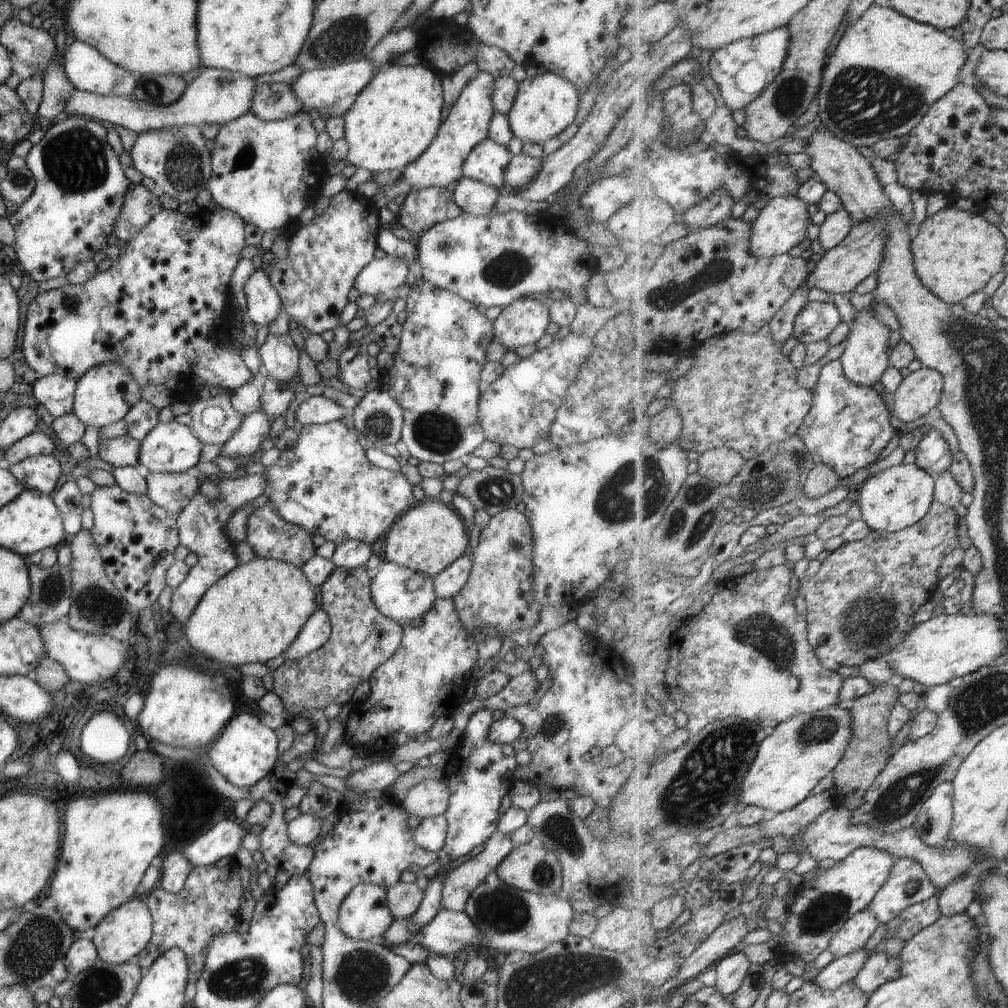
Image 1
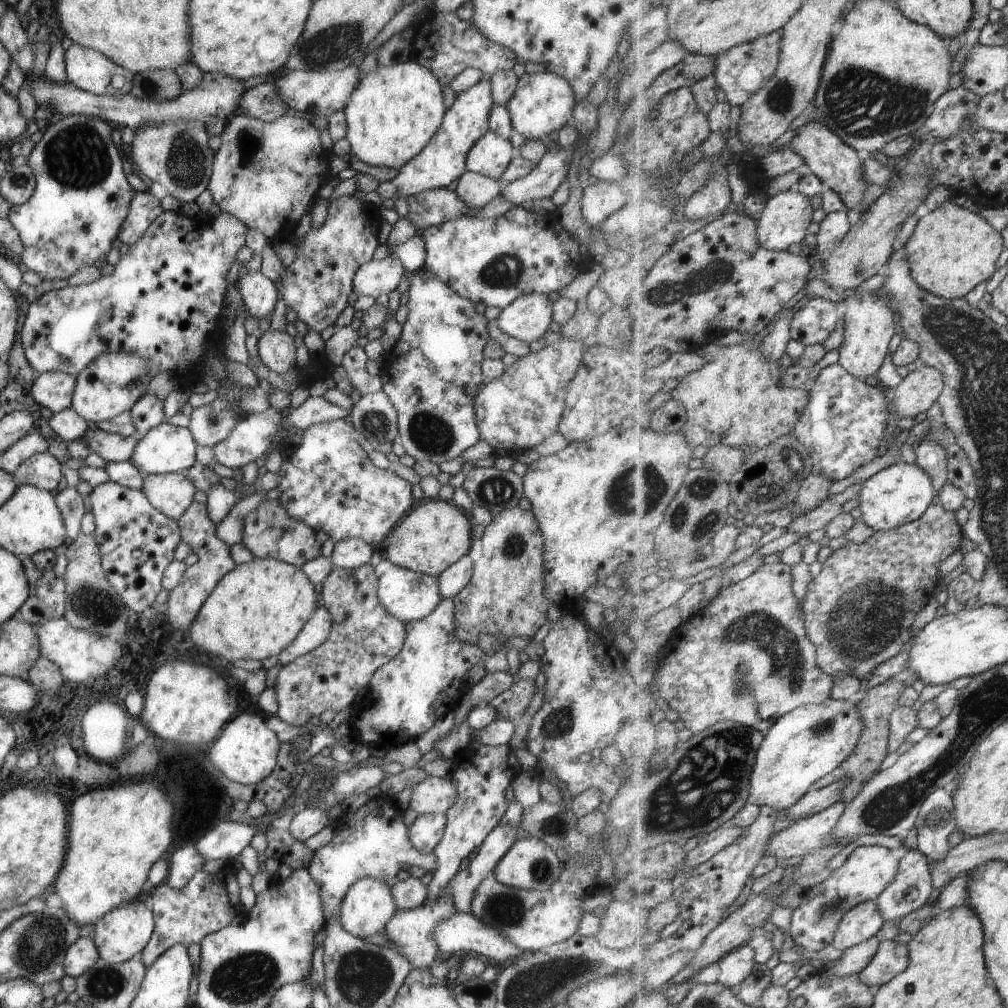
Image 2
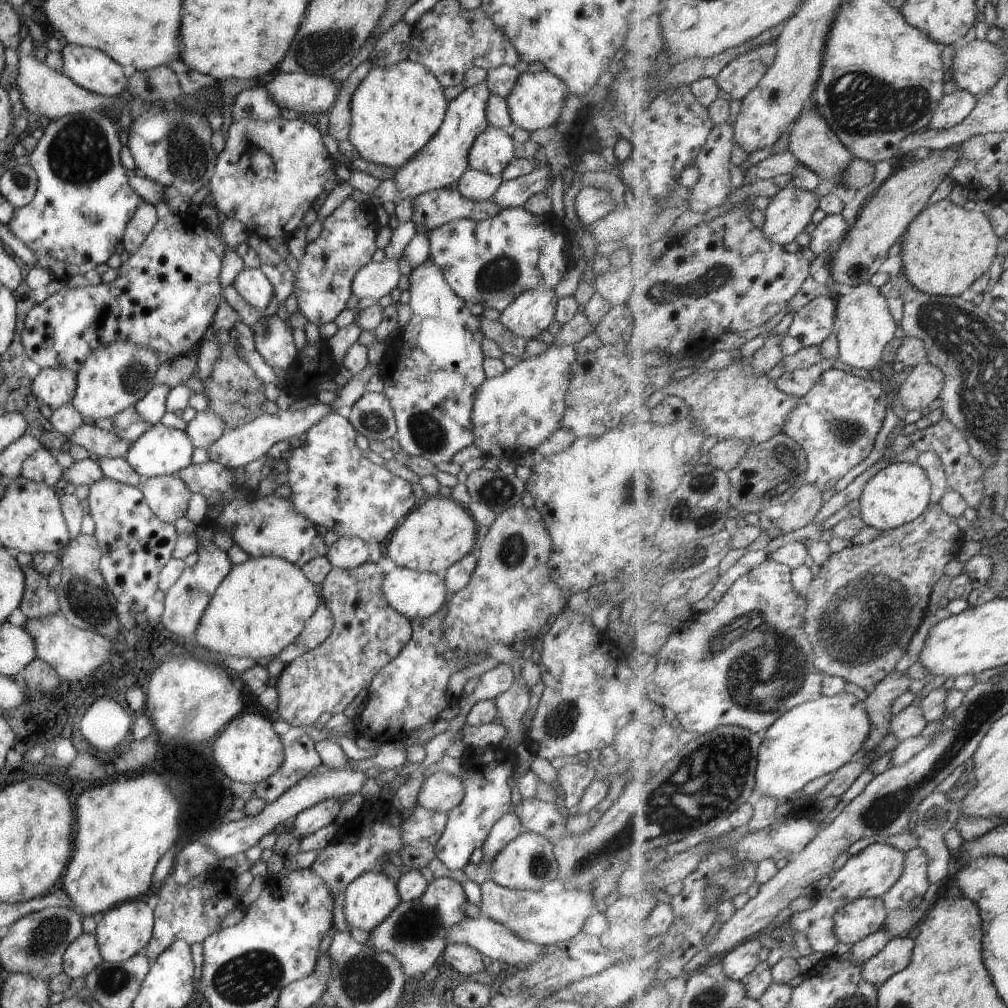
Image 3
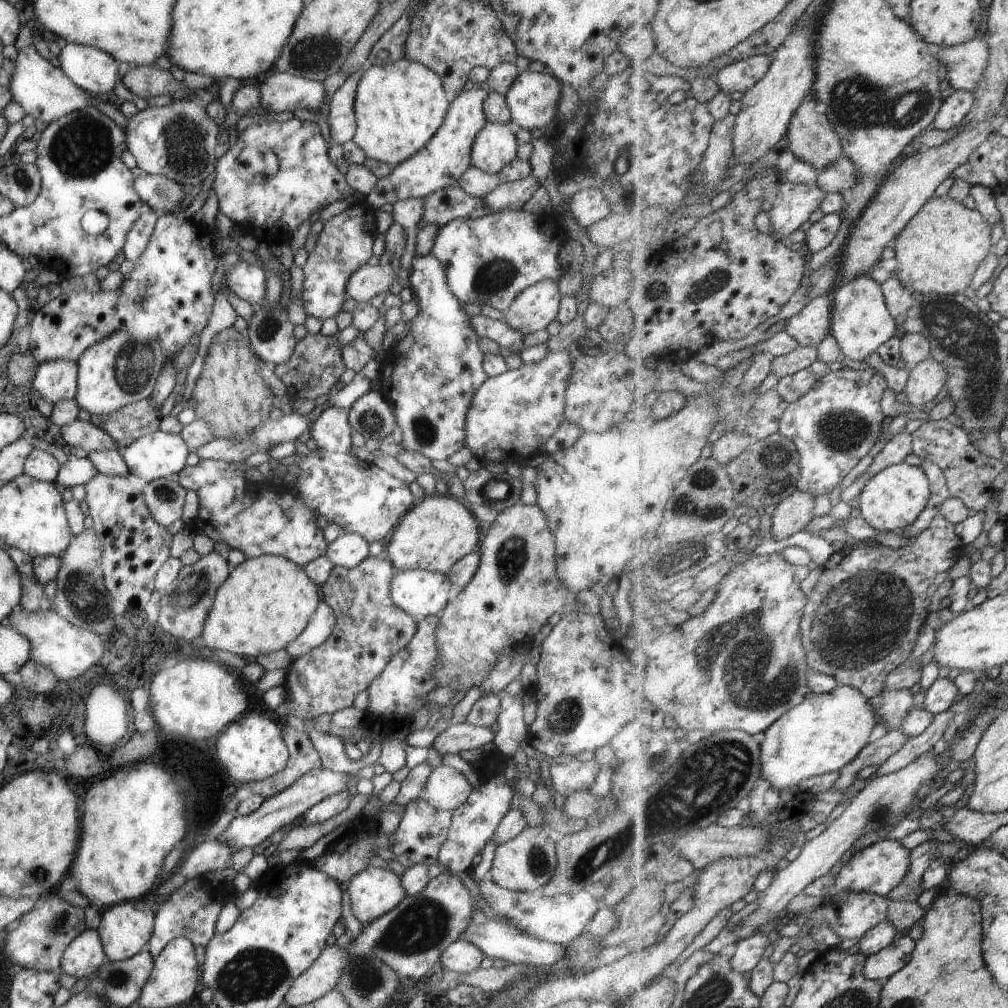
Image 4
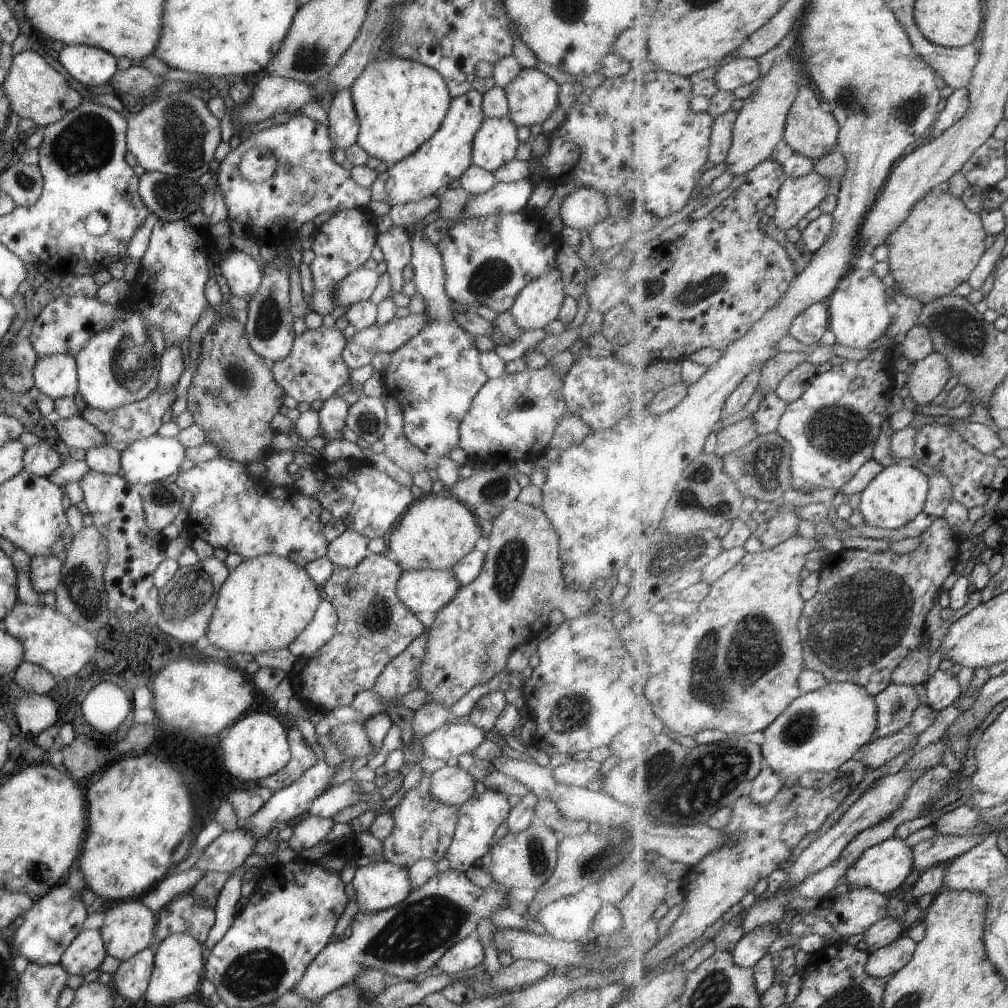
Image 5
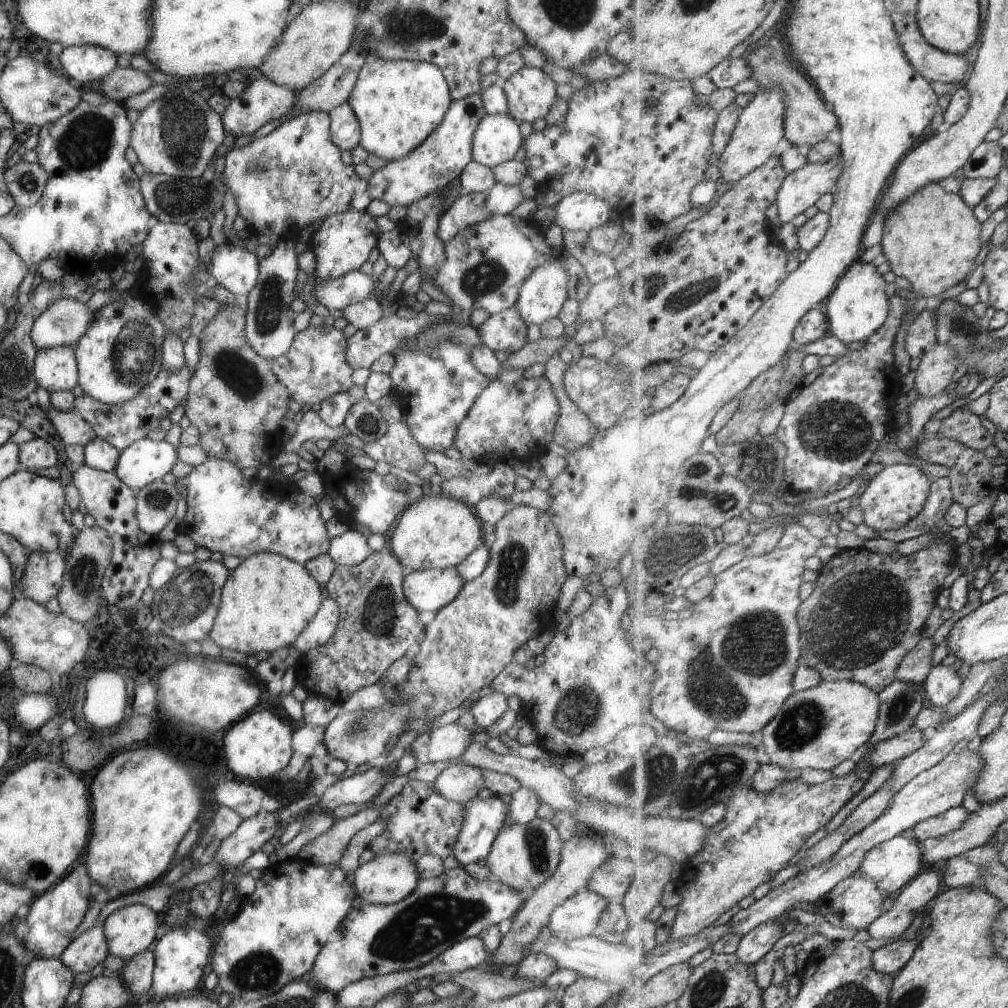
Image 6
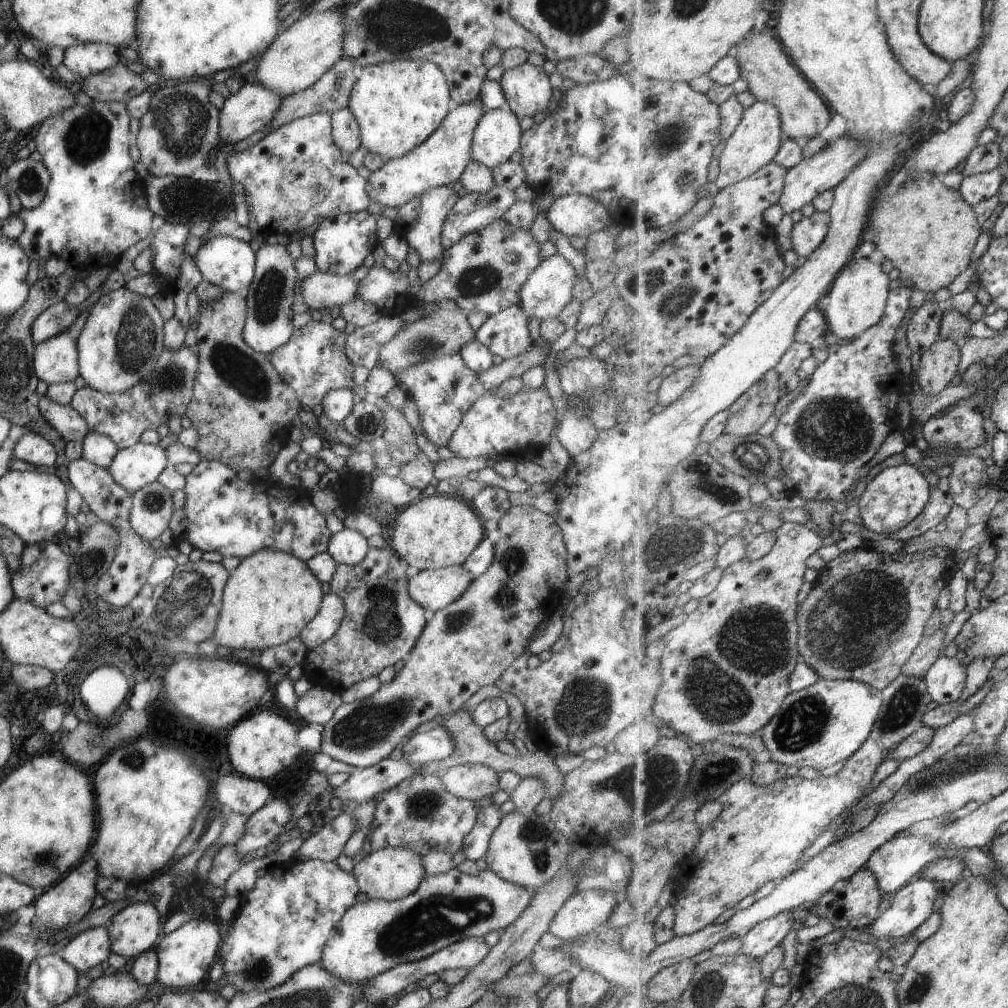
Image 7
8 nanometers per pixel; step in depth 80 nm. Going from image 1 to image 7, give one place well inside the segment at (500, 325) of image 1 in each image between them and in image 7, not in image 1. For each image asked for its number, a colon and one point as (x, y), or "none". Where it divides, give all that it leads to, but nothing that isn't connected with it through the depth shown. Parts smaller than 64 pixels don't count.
2: (525, 318)
3: (531, 312)
4: (533, 309)
5: (537, 303)
6: (541, 294)
7: (548, 288)

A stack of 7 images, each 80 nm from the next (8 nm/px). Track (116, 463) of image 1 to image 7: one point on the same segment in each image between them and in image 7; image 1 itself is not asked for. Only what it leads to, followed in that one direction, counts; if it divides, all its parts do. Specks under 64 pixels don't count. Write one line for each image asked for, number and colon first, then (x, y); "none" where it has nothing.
2: (110, 447)
3: (96, 441)
4: (82, 434)
5: (75, 432)
6: (72, 429)
7: (69, 424)

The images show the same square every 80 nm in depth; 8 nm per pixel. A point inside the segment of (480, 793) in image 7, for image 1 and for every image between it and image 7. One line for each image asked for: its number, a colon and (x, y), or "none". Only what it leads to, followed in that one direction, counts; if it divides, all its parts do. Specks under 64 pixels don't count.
1: (428, 797)
2: (432, 795)
3: (440, 792)
4: (445, 789)
5: (450, 785)
6: (460, 783)

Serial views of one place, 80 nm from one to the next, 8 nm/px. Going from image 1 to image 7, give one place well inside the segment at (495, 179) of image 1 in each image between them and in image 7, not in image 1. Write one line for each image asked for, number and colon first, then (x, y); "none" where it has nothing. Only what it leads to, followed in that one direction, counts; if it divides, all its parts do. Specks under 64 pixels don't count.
2: (490, 154)
3: (492, 150)
4: (494, 146)
5: (494, 143)
6: (496, 138)
7: (496, 135)

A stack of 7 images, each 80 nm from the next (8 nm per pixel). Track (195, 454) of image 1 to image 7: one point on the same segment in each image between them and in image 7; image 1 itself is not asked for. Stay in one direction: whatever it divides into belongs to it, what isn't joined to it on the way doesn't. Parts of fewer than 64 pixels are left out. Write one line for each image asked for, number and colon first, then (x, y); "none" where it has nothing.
2: (164, 448)
3: (161, 450)
4: (156, 455)
5: (146, 460)
6: (143, 461)
7: (132, 467)

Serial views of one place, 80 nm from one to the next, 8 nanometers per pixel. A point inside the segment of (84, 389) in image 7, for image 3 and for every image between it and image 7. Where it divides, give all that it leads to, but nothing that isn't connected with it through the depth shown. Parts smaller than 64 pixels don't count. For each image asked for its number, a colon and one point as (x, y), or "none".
3: (127, 424)
4: (125, 425)
5: (140, 419)
6: (119, 424)

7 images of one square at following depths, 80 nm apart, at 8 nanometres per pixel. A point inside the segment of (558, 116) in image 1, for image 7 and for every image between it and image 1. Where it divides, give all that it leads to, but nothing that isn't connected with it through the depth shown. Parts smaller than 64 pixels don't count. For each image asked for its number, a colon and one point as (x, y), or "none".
2: (542, 102)
3: (535, 102)
4: (532, 100)
5: (531, 95)
6: (529, 92)
7: (526, 89)

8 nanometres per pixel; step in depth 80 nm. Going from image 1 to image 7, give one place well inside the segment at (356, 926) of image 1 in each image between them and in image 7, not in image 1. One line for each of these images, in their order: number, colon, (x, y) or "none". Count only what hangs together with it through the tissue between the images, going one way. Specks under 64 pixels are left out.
2: (367, 905)
3: (369, 899)
4: (374, 891)
5: (377, 886)
6: (385, 879)
7: (388, 873)

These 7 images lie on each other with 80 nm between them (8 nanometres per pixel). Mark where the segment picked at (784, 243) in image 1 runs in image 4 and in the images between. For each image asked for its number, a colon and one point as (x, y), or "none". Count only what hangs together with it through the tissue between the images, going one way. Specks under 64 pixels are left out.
2: (785, 219)
3: (788, 214)
4: (793, 204)

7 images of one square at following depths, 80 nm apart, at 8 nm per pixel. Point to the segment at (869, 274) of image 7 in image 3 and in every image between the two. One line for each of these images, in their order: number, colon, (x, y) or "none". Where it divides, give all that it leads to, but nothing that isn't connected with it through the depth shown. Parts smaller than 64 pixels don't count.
3: (865, 326)
4: (862, 322)
5: (859, 311)
6: (859, 306)

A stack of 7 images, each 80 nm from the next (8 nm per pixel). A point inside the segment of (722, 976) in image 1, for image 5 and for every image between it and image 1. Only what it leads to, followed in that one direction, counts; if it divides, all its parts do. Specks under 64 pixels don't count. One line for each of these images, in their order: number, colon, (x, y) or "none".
2: (735, 967)
3: (738, 964)
4: (749, 952)
5: (753, 947)

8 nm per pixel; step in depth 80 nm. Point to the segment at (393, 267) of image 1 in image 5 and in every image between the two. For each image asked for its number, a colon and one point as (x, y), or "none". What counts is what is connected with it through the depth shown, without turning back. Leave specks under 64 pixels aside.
2: (375, 277)
3: (374, 280)
4: (368, 281)
5: (357, 286)

